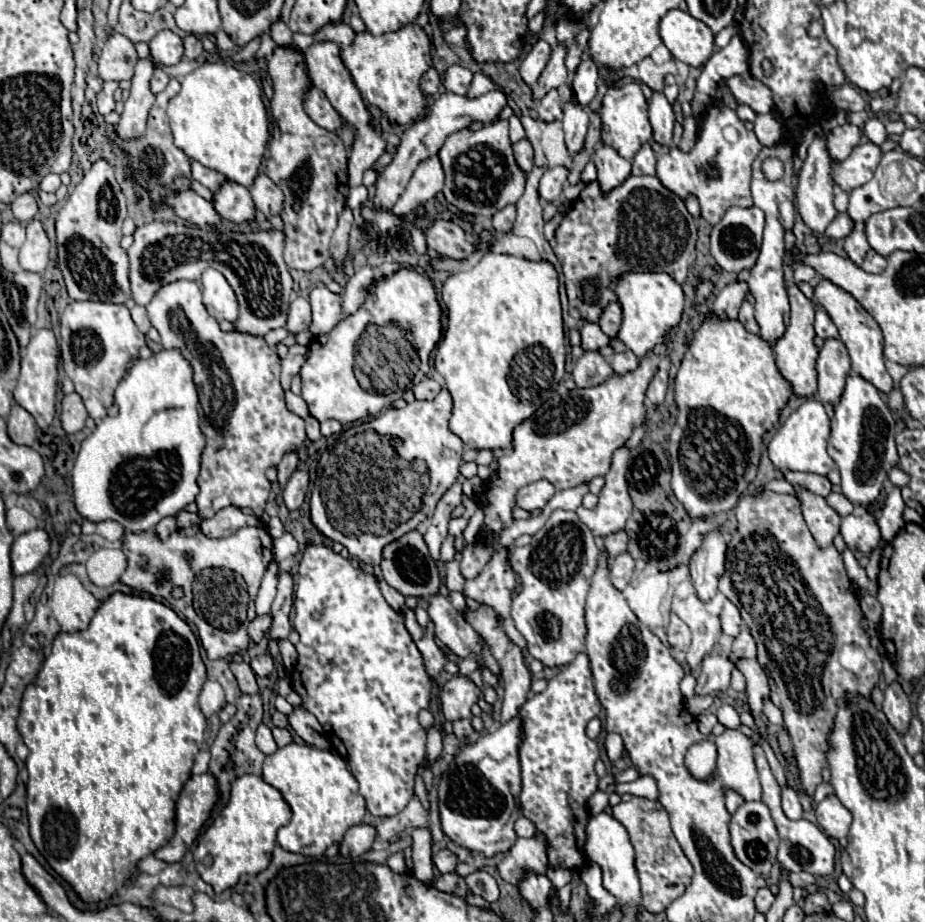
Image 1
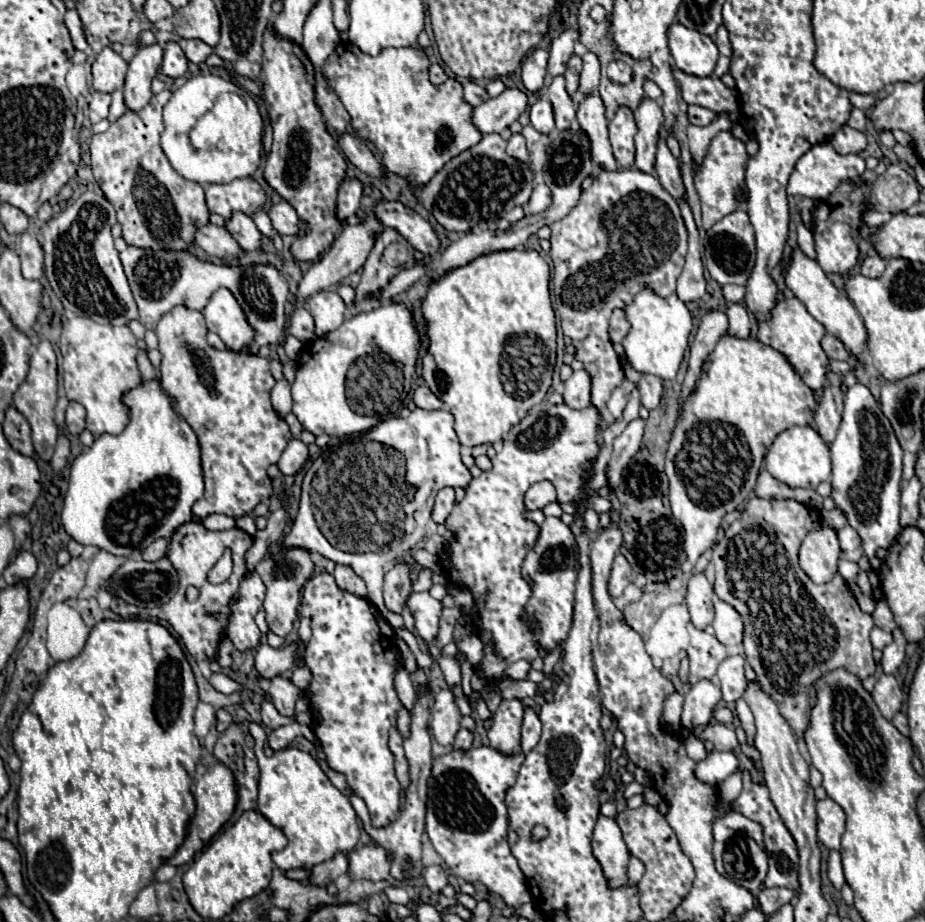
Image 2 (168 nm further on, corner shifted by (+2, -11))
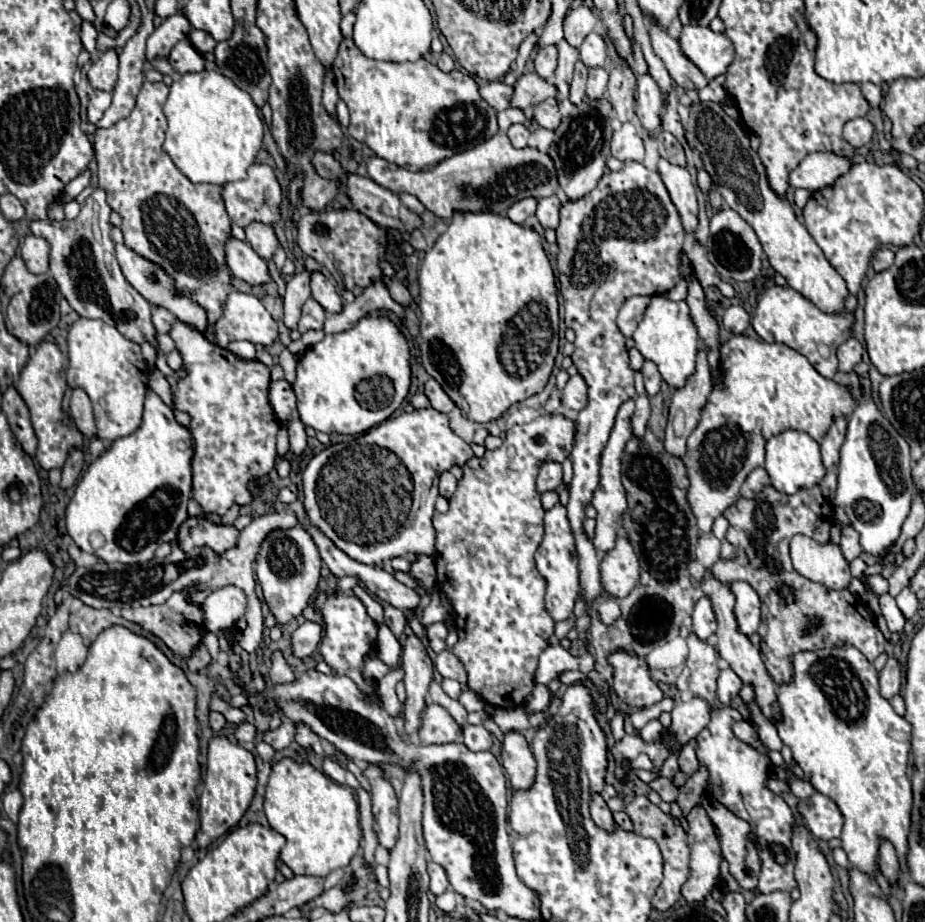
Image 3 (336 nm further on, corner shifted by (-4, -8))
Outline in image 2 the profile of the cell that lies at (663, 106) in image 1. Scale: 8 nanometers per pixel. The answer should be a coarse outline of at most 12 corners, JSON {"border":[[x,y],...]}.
{"border":[[658,138],[654,170],[674,200],[686,196],[678,160]]}

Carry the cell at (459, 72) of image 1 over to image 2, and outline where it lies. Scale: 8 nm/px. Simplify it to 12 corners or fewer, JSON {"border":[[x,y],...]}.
{"border":[[476,82],[464,84],[464,100],[480,106],[488,100],[486,88]]}

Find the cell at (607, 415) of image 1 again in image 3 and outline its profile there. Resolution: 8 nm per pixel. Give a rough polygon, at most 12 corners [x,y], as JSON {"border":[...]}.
{"border":[[546,413],[470,459],[434,515],[468,689],[516,707],[554,621],[534,565]]}

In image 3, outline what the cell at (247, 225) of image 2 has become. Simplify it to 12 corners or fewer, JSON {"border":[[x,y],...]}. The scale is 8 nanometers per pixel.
{"border":[[248,225],[246,241],[262,259],[272,259],[278,249],[270,225]]}

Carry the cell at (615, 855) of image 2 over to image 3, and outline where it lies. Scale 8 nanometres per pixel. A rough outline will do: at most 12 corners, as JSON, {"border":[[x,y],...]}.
{"border":[[600,795],[590,801],[592,821],[604,831],[616,829],[612,811]]}

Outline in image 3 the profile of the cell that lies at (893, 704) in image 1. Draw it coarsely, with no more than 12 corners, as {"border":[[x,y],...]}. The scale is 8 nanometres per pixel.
{"border":[[890,657],[880,673],[880,695],[900,693],[902,671]]}

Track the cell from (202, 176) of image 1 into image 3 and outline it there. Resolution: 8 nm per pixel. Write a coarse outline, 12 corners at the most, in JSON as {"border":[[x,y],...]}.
{"border":[[270,165],[222,185],[230,221],[272,225],[280,219],[280,185]]}

